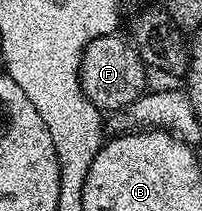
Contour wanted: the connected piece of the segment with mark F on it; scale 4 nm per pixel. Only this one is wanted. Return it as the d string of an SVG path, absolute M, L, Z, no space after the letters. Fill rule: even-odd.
M120 35L99 37L85 47L82 55L80 64L82 91L86 95L86 99L90 99L90 103L94 103L94 107L101 111L125 109L143 96L149 88L149 70L146 68L144 60L140 58L135 45L129 43L125 38L124 41Z

